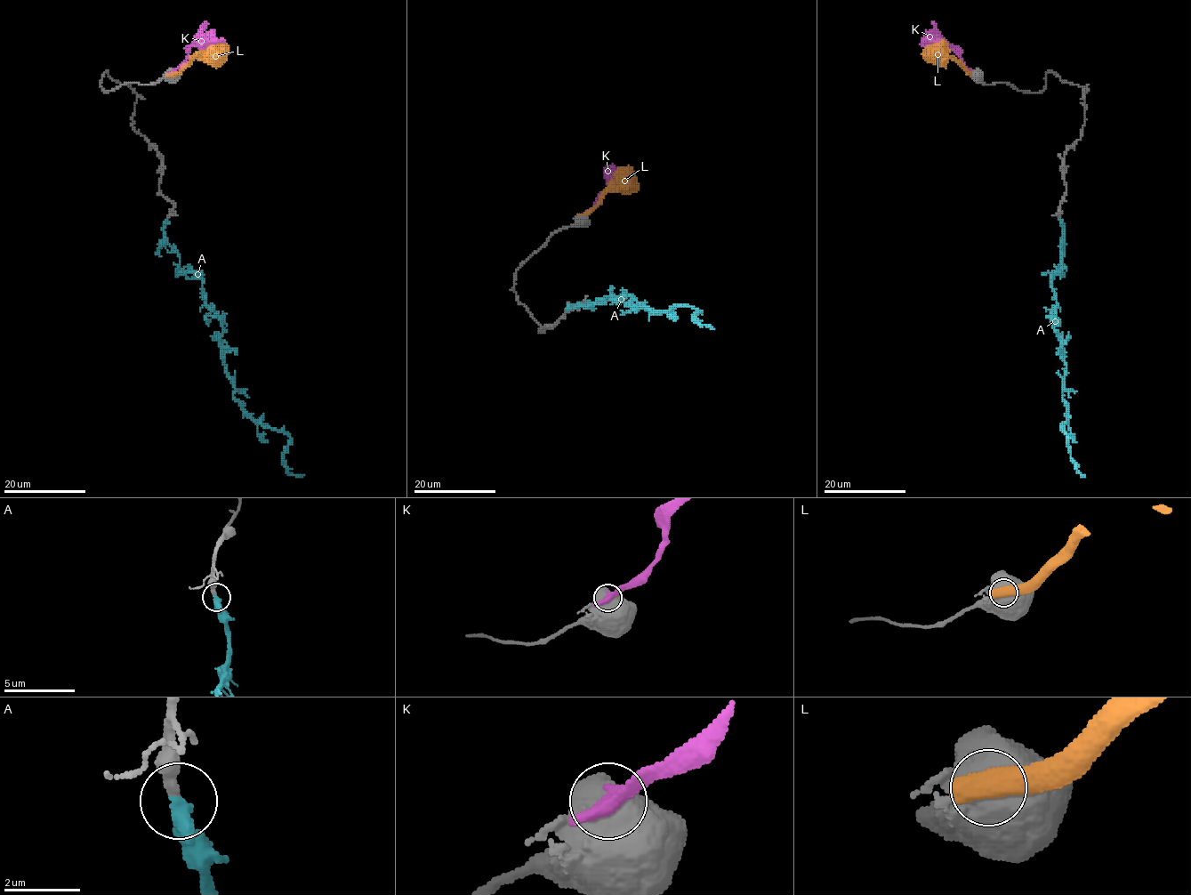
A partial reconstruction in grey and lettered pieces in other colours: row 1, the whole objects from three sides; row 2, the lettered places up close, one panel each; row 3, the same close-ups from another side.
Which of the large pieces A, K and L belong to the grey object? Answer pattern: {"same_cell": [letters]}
{"same_cell": ["A"]}

